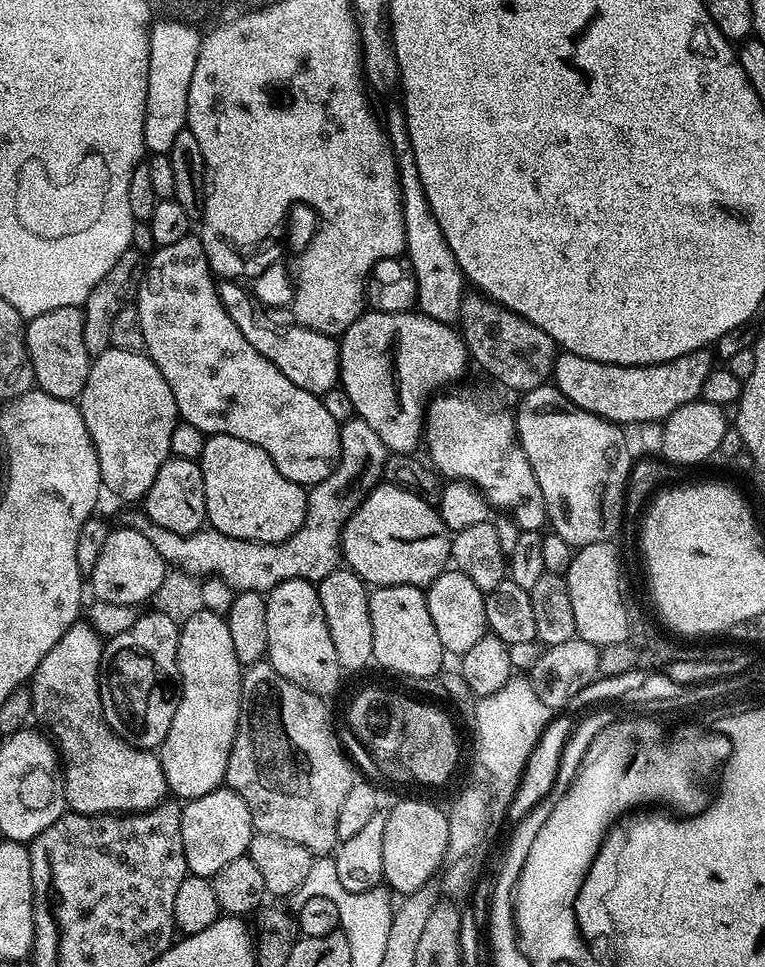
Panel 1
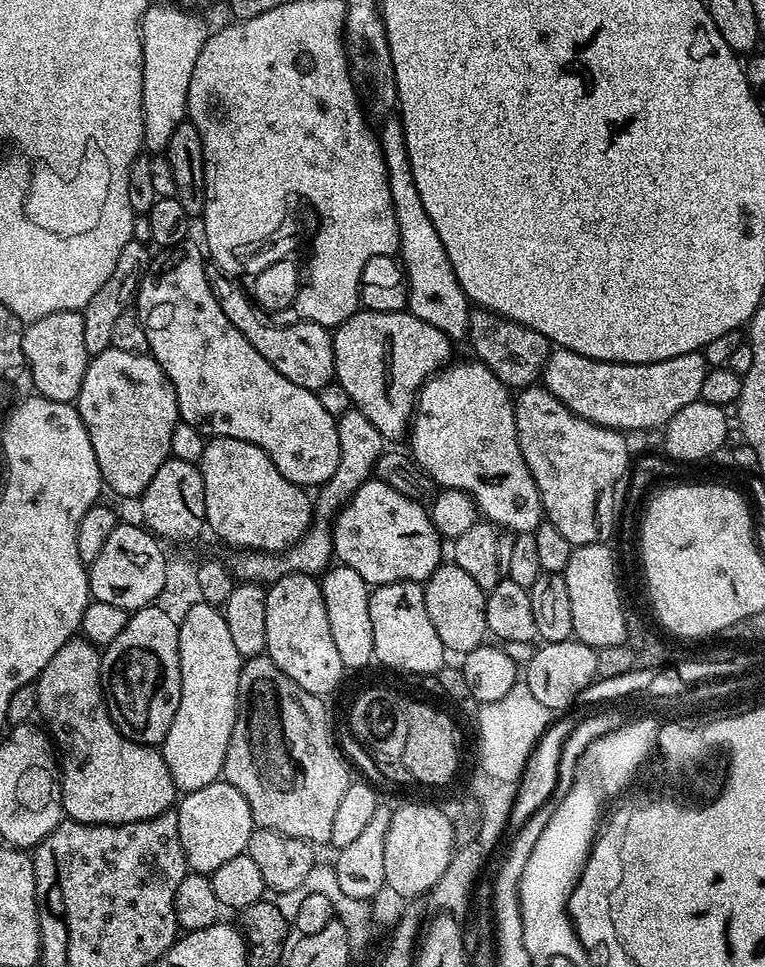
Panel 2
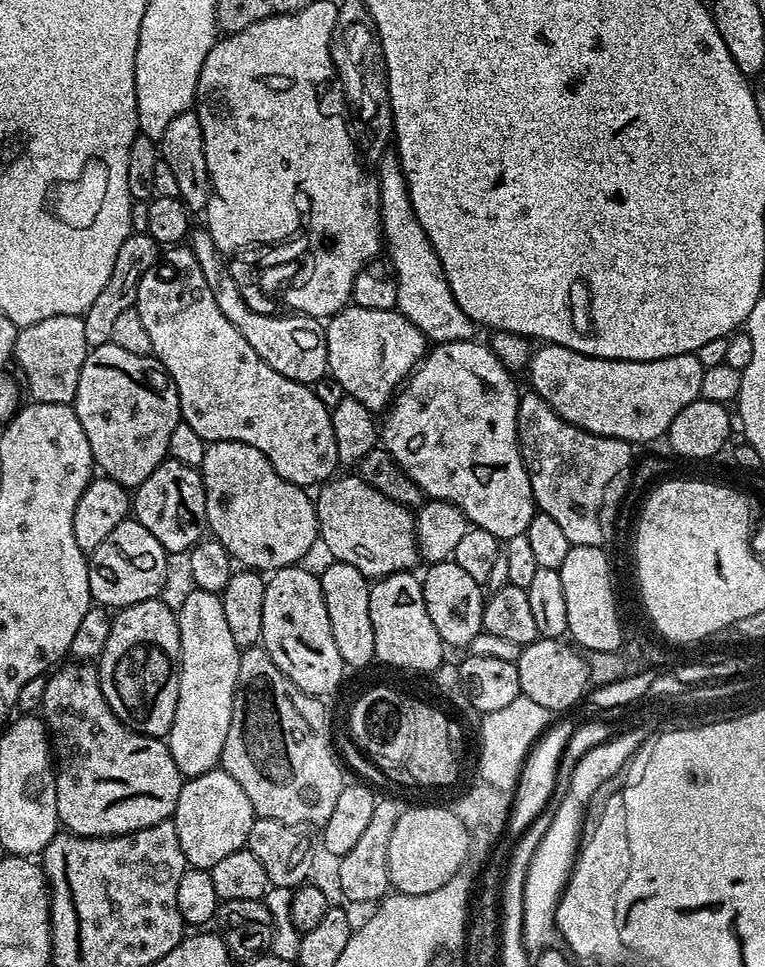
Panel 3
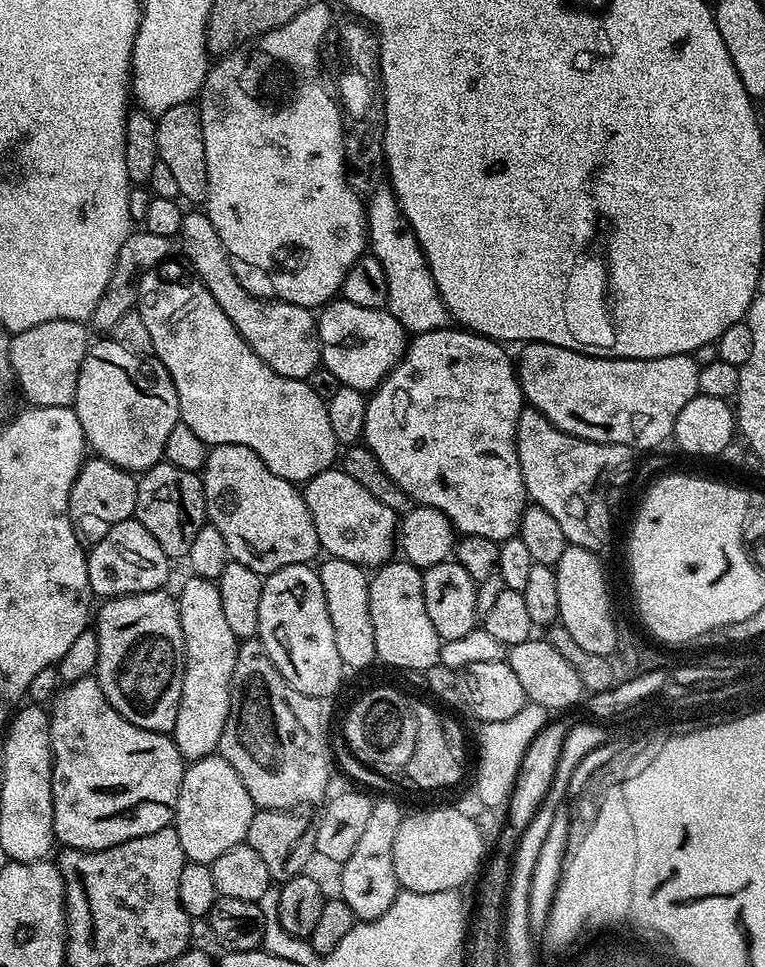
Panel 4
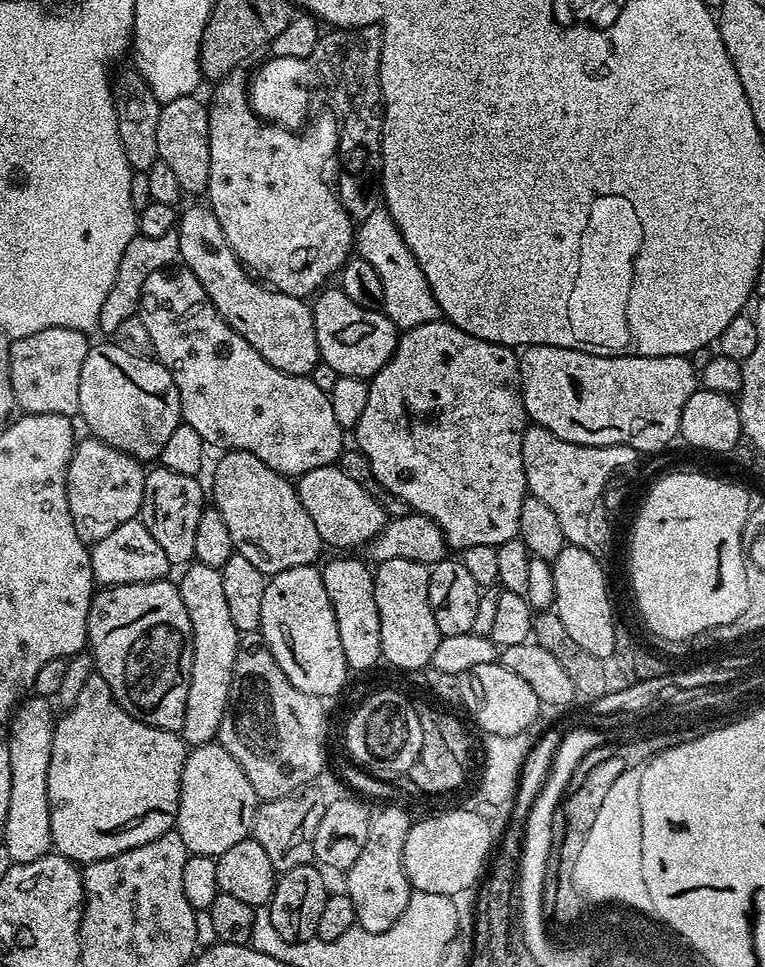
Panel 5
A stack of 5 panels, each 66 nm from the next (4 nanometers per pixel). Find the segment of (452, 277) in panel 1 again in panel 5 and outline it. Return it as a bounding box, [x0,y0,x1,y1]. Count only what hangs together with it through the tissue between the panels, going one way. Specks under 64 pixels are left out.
[354,206,442,329]

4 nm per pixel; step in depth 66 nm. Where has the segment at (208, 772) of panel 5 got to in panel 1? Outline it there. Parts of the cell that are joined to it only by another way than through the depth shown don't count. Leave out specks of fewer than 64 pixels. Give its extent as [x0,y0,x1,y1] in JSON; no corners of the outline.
[181,786,254,877]

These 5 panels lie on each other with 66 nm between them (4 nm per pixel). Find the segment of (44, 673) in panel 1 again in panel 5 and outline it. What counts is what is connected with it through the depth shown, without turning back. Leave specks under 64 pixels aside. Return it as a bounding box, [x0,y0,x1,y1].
[48,674,186,866]

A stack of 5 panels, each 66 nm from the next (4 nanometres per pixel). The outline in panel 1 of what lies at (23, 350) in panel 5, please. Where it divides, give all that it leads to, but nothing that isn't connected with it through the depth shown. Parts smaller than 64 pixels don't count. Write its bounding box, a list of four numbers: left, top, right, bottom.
[24,306,93,401]

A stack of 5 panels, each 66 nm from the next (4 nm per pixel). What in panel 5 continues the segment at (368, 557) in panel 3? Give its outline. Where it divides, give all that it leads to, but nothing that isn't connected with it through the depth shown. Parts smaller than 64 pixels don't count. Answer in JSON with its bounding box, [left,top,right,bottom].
[295,464,386,550]

